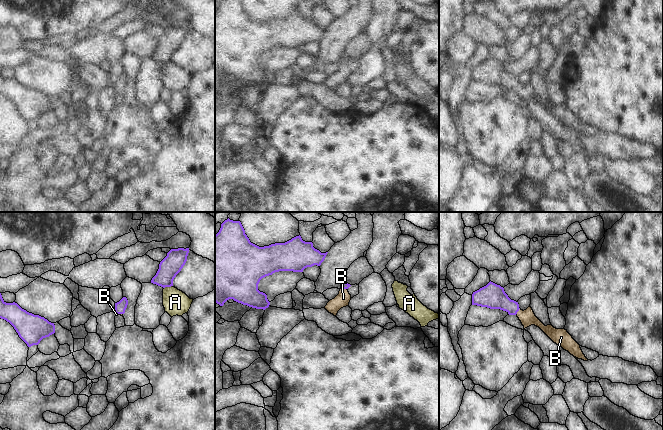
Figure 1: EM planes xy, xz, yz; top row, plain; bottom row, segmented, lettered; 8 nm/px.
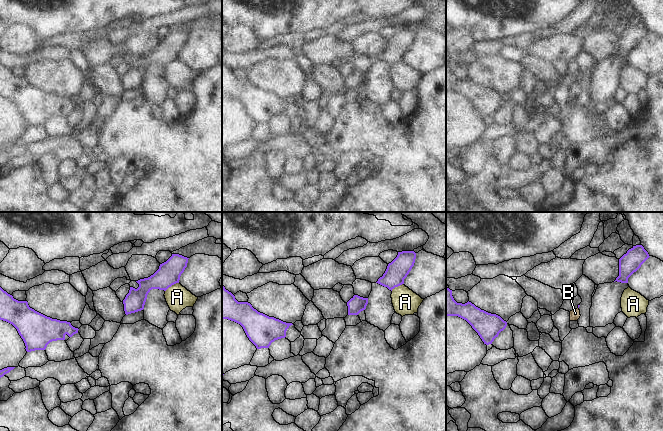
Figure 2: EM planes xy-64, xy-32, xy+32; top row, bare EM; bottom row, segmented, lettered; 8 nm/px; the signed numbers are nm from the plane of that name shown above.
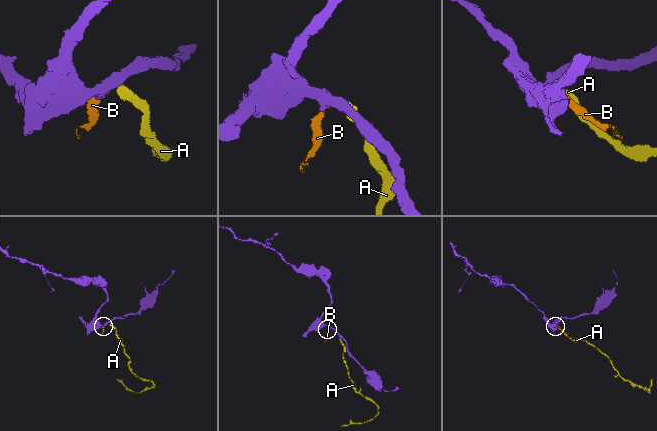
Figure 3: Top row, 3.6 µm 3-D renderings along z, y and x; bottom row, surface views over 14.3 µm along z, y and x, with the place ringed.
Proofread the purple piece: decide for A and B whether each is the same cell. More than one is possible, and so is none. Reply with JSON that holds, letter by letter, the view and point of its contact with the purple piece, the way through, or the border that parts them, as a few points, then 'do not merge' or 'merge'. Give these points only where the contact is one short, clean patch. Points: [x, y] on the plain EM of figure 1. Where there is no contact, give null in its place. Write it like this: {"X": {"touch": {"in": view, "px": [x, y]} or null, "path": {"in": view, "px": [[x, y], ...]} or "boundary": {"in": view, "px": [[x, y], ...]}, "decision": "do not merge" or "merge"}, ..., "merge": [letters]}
{"A": {"touch": {"in": "xy", "px": [168, 62]}, "boundary": {"in": "xy", "px": [[172, 61], [164, 64]]}, "decision": "do not merge"}, "B": {"touch": {"in": "yz", "px": [518, 86]}, "path": {"in": "yz", "px": [[493, 72], [518, 86], [527, 93]]}, "decision": "merge"}, "merge": ["B"]}

